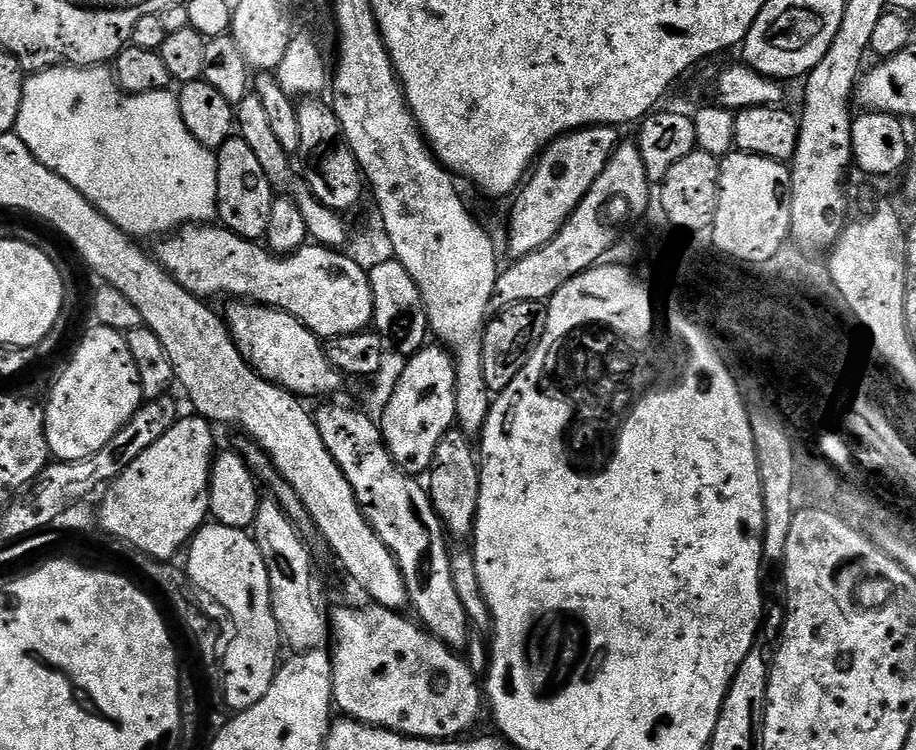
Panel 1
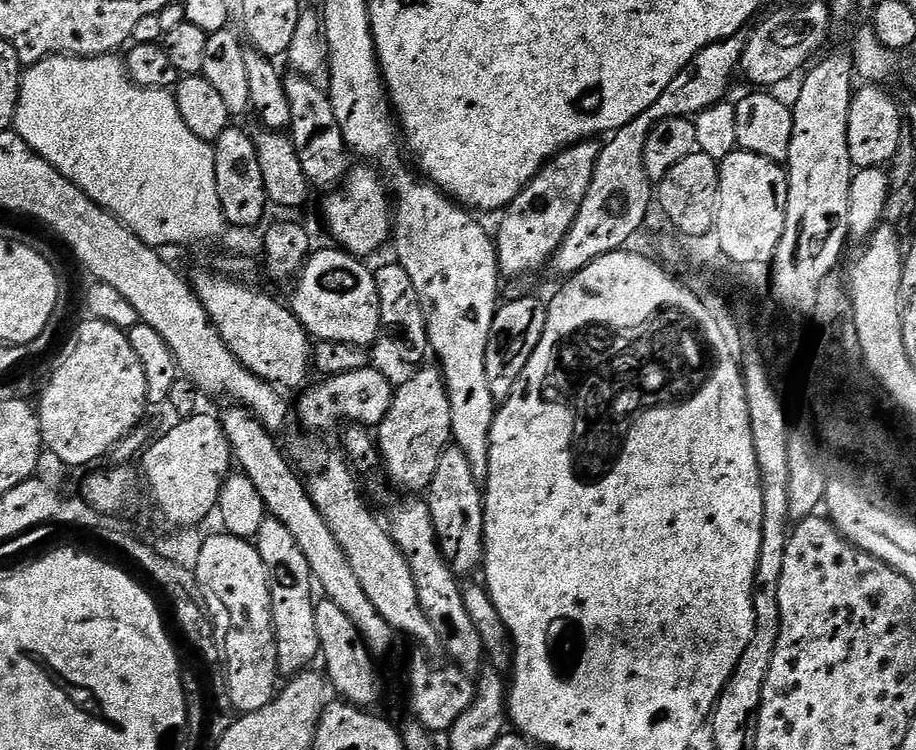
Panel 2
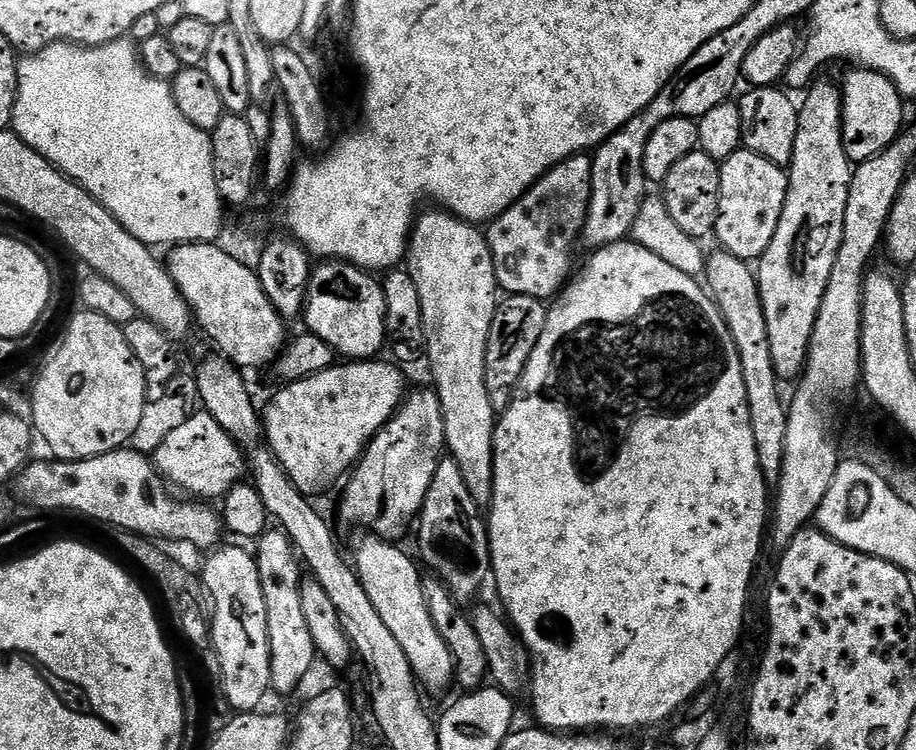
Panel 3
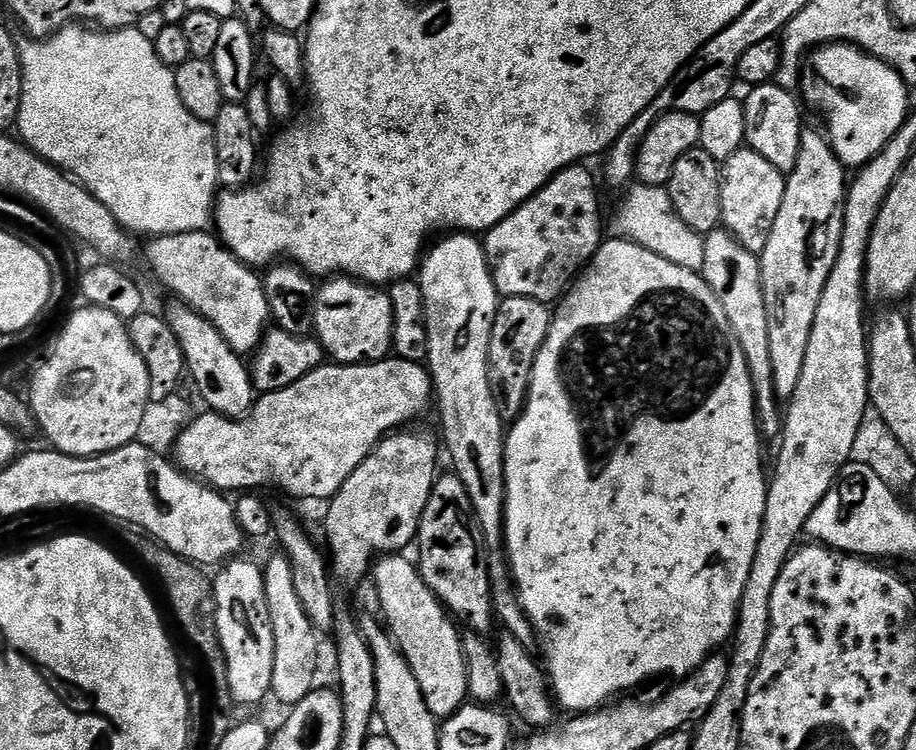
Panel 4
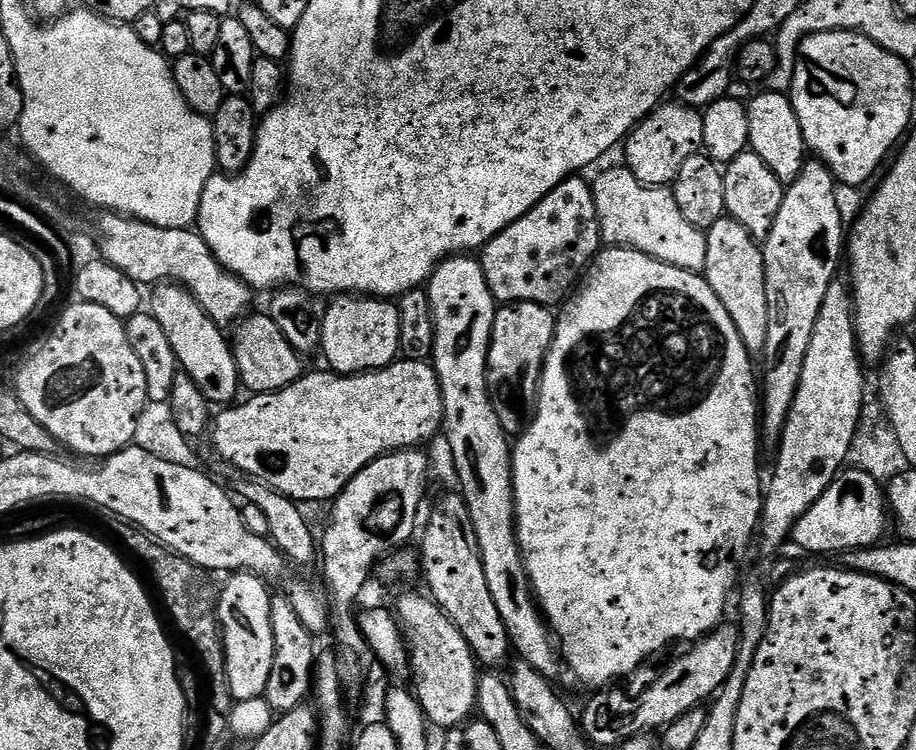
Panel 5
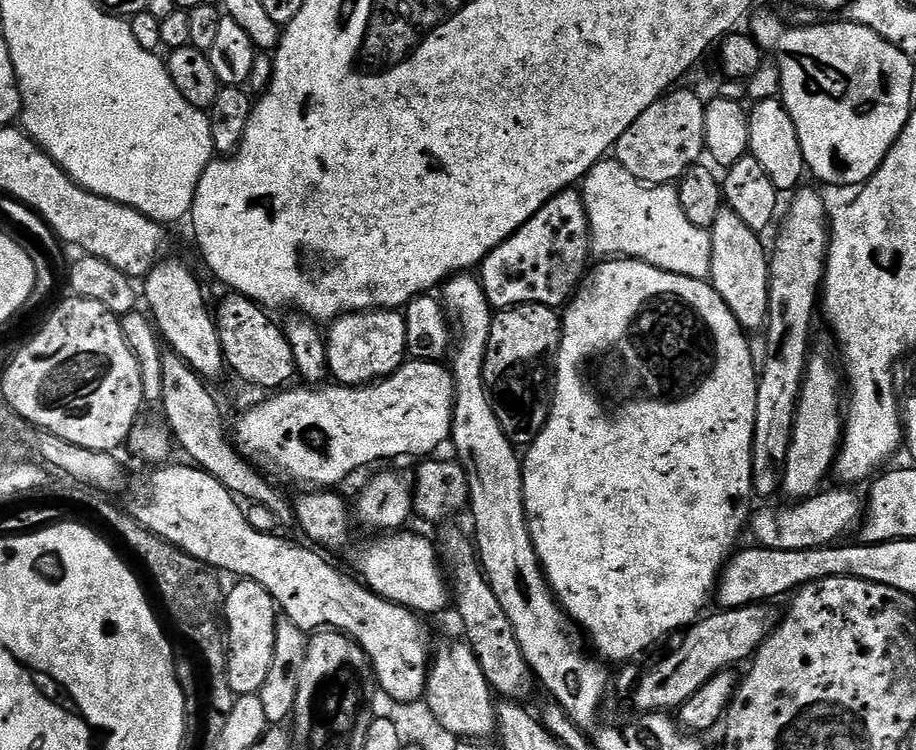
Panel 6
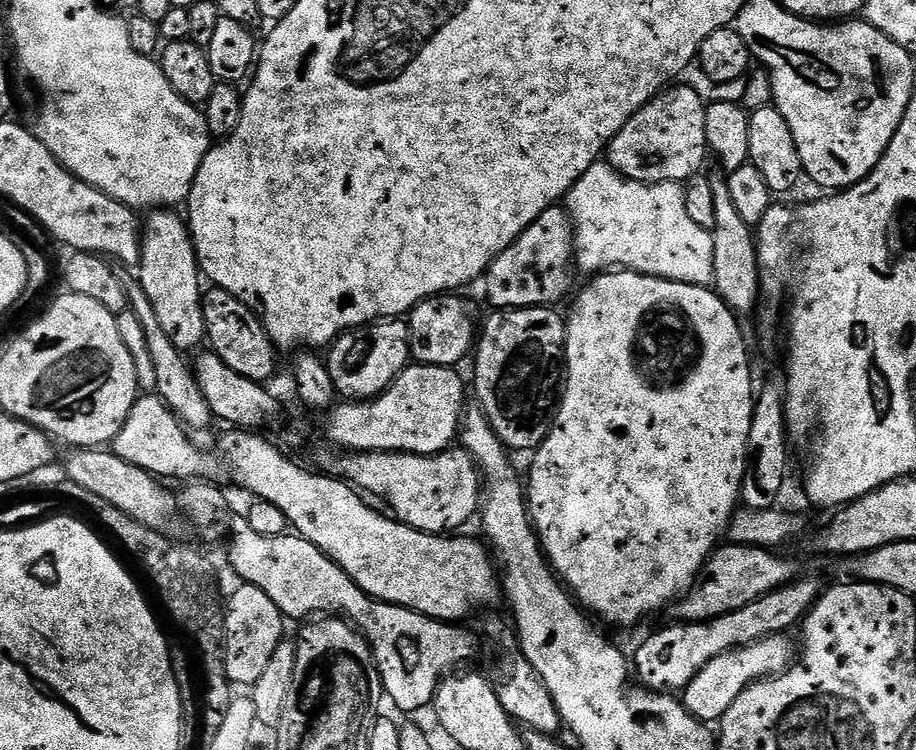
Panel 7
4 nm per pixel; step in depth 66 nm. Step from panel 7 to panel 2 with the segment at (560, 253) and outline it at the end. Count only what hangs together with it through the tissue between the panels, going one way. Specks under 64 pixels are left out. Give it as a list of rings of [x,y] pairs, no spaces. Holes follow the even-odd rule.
[[[596,142],[571,144],[569,148],[552,157],[540,169],[540,173],[520,191],[518,198],[514,198],[514,202],[503,209],[496,232],[494,228],[496,265],[500,268],[501,277],[528,276],[531,272],[538,271],[543,264],[545,267],[551,261],[554,253],[562,246],[570,226],[574,226],[574,218],[578,218],[578,210],[582,210],[586,190],[590,190],[590,182],[594,178],[594,166],[598,166],[600,149],[601,145]]]

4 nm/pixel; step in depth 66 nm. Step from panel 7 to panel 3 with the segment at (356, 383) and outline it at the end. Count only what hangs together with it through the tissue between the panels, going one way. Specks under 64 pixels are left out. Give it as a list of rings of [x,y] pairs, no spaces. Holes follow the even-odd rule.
[[[320,262],[311,269],[308,282],[307,303],[303,310],[303,319],[308,319],[307,331],[322,338],[341,357],[349,361],[371,360],[379,357],[386,348],[386,294],[384,285],[375,275],[365,269],[356,268],[343,262]]]

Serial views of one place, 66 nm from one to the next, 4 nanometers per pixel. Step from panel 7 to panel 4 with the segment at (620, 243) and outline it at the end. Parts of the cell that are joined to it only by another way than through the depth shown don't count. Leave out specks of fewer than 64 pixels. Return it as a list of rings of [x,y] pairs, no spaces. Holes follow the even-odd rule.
[[[633,183],[627,189],[624,201],[616,208],[612,228],[621,240],[629,240],[686,270],[700,272],[704,267],[704,236],[690,230],[674,210],[667,187],[659,184]]]

